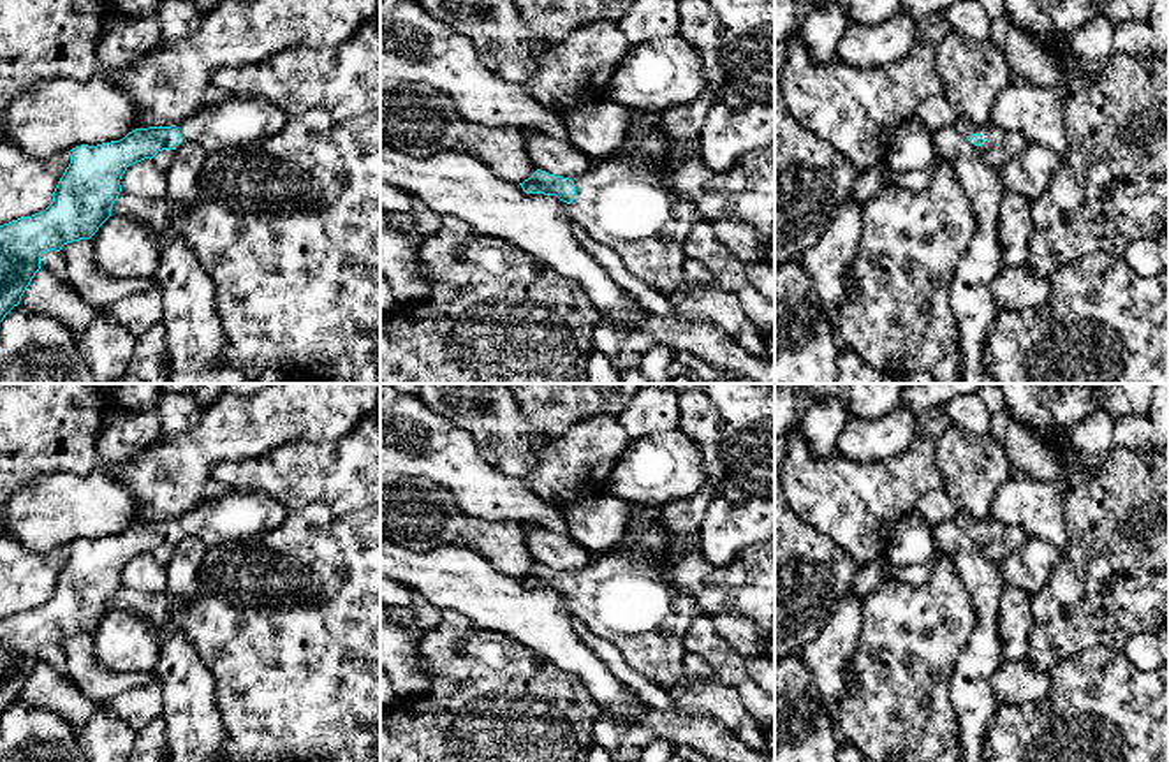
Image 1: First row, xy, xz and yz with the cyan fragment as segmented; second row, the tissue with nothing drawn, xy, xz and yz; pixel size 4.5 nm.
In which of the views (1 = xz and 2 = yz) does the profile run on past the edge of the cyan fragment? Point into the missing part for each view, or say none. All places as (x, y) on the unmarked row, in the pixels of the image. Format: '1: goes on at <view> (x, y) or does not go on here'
1: goes on at xz (625, 599)
2: goes on at yz (990, 528)

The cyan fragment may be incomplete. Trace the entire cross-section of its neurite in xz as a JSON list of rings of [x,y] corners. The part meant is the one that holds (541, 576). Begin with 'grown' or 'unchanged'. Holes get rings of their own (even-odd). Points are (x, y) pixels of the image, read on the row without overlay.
grown | [[[637,546],[627,554],[593,556],[592,563],[569,574],[537,563],[521,579],[526,588],[555,590],[572,600],[574,616],[595,635],[613,642],[630,669],[664,688],[674,699],[681,714],[709,716],[725,725],[748,748],[764,750],[764,732],[743,707],[734,686],[711,681],[688,681],[683,662],[687,656],[685,635],[690,623],[701,614],[697,602],[676,591],[667,574],[655,563],[657,554]]]

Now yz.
grown | [[[958,512],[956,521],[968,531],[972,539],[984,544],[993,542],[996,537],[1004,537],[1007,531],[1004,524],[991,521],[989,517],[975,519],[967,512]]]

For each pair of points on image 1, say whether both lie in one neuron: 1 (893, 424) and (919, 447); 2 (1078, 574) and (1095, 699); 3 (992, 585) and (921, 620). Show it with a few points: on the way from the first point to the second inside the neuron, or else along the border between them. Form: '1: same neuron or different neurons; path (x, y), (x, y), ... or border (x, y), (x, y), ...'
1: different neurons; border (916, 416), (907, 447), (874, 460)
2: different neurons; border (1122, 648), (1090, 646), (1062, 659), (1051, 669)
3: different neurons; border (951, 558), (976, 615), (976, 627), (970, 637)

